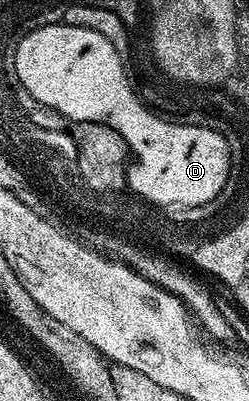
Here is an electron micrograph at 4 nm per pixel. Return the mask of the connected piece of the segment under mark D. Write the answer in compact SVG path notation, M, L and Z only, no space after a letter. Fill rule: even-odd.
M63 23L30 30L16 49L20 88L33 102L61 110L70 121L93 120L115 126L138 147L142 160L134 171L134 183L141 193L148 193L148 203L169 207L210 203L226 187L232 166L230 147L218 131L184 125L144 104L128 82L124 59L98 31Z

